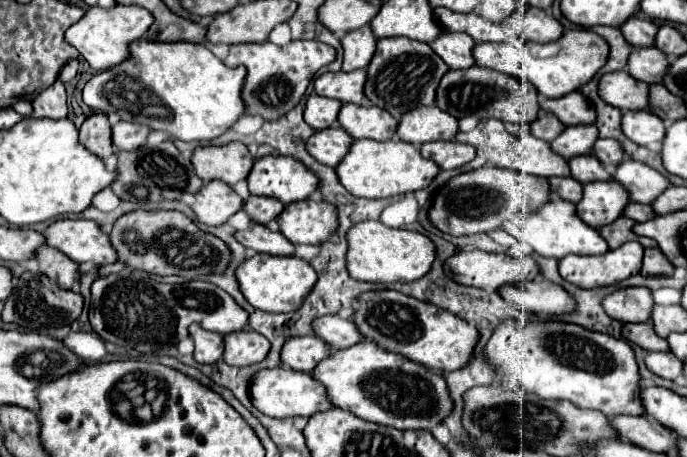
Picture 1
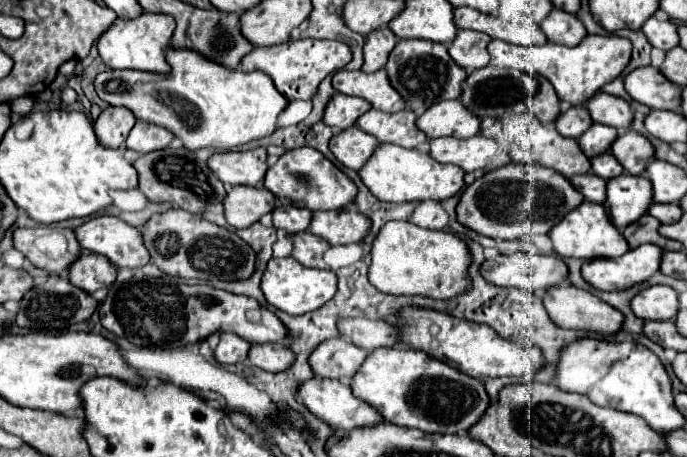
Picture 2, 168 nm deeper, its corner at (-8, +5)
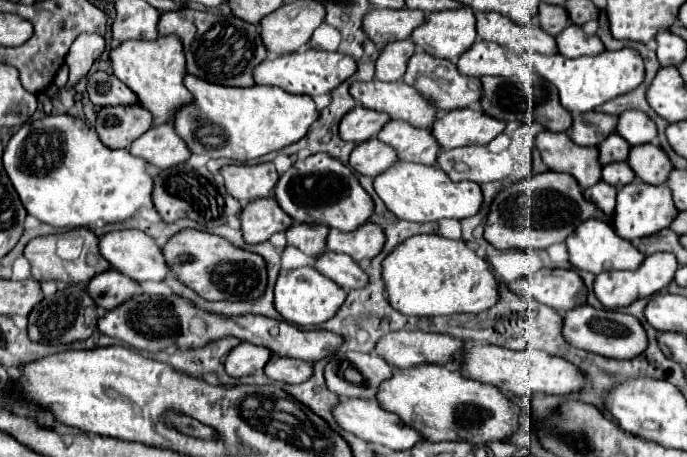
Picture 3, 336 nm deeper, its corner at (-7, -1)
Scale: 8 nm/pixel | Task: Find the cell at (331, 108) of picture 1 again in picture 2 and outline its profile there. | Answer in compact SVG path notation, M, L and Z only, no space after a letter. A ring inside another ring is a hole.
M335 94L325 110L325 124L333 128L333 132L343 132L345 128L353 126L359 116L371 110L371 104L363 98Z

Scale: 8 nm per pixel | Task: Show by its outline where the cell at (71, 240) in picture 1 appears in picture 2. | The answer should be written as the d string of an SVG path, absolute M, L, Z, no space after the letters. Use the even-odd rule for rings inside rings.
M97 216L97 218L85 222L83 226L79 226L75 230L75 234L77 234L77 240L79 240L79 244L81 244L83 250L107 256L117 268L141 268L147 262L151 262L149 250L143 244L141 230L135 228L135 226L131 226L131 224L127 224L127 222L123 222L121 218L115 218L115 216Z

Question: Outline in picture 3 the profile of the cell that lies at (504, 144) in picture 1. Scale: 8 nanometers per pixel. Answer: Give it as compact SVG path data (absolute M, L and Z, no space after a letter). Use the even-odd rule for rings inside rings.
M542 130L536 137L542 162L554 172L566 172L578 180L582 188L600 180L602 164L596 158L596 146L578 146L566 134Z

